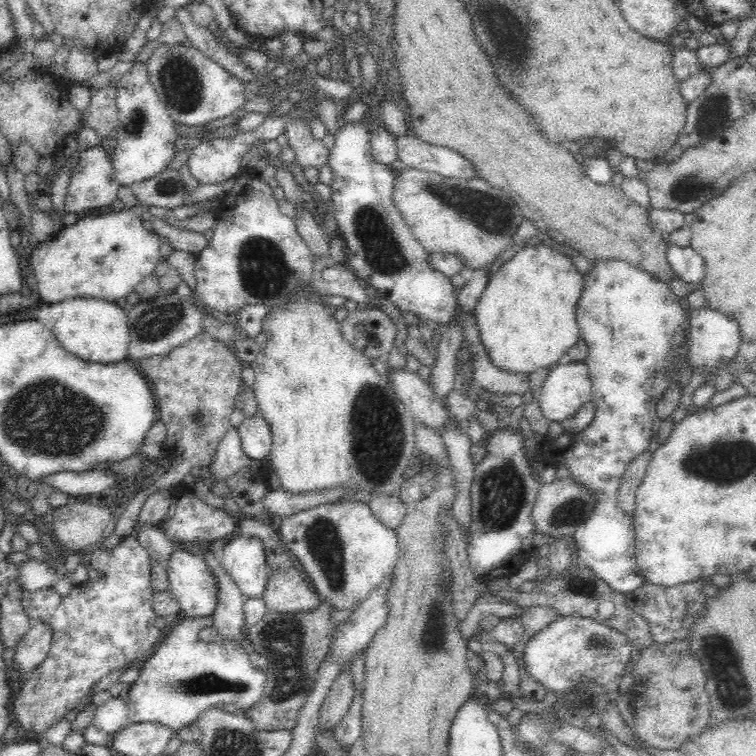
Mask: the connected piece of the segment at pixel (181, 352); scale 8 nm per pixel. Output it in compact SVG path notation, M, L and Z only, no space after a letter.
M204 332L188 343L172 349L167 355L156 355L148 358L140 358L137 368L141 374L149 381L151 390L156 399L157 411L160 413L160 422L166 426L166 439L164 440L164 453L171 462L168 470L161 470L158 477L154 478L152 483L144 488L135 498L133 498L126 509L119 509L119 521L115 524L115 530L103 541L103 546L112 548L122 539L132 534L132 526L136 523L140 509L144 501L154 490L160 488L174 488L174 484L180 483L184 476L190 474L191 468L199 466L204 471L208 469L214 460L217 446L221 438L228 432L230 425L230 415L234 412L236 406L236 395L240 392L240 382L242 369L245 363L238 360L232 347L220 340L212 338Z

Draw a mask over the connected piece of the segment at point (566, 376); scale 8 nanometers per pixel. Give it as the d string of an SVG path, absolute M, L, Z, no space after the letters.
M564 360L550 369L535 399L548 420L561 423L591 400L592 381L585 361Z

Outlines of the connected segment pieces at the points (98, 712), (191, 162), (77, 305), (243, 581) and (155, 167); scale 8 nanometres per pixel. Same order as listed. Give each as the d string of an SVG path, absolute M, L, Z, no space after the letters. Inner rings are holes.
M120 696L111 697L103 706L96 708L93 723L100 731L111 736L124 730L131 724L126 702Z
M253 131L201 141L188 154L187 165L198 184L219 184L240 173L240 161L258 142Z
M97 298L66 299L56 304L42 304L34 310L22 310L14 314L12 320L34 319L50 330L61 347L85 361L112 364L128 360L127 352L130 342L130 330L127 314L116 302Z
M236 532L223 547L219 561L245 598L262 599L269 572L259 538L241 536Z
M132 64L115 89L119 127L114 132L117 144L111 154L111 163L118 183L130 187L166 169L167 164L174 158L174 142L179 136L174 132L175 121L166 112L166 107L160 102L157 91L150 82L147 65Z

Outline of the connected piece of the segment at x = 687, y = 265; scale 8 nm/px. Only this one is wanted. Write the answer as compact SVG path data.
M668 243L666 257L674 275L682 282L697 284L704 278L704 260L691 246L681 247Z

